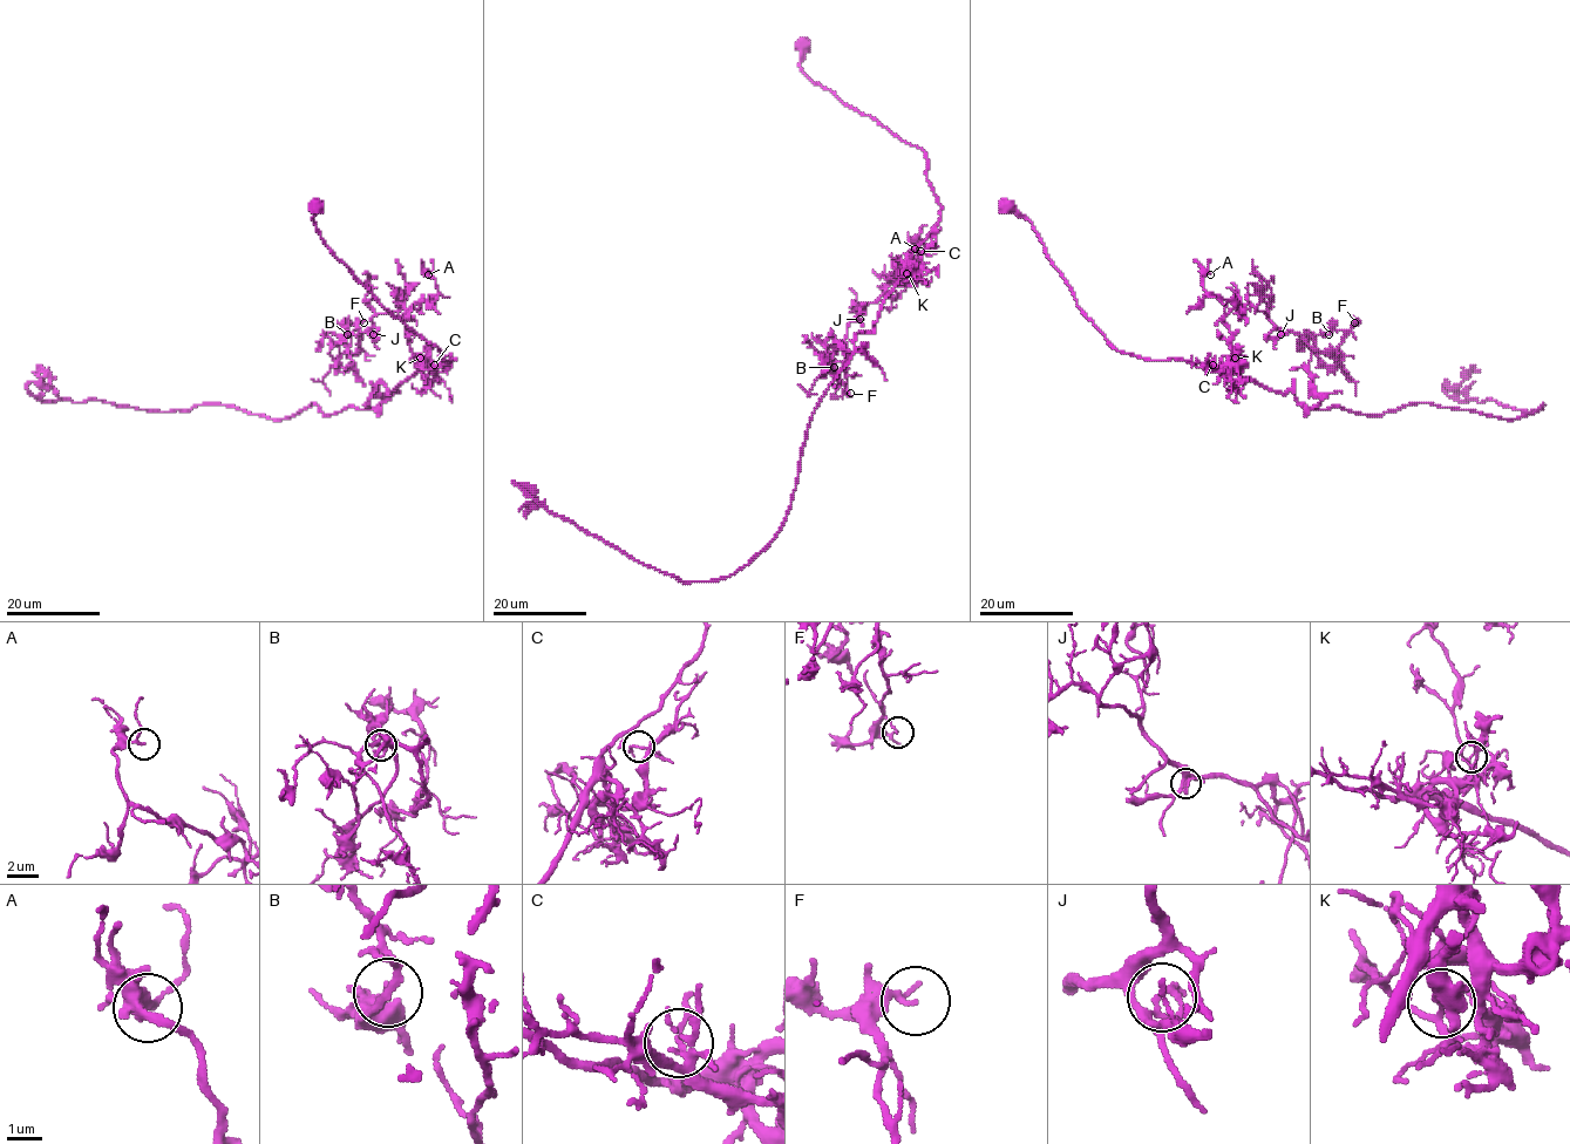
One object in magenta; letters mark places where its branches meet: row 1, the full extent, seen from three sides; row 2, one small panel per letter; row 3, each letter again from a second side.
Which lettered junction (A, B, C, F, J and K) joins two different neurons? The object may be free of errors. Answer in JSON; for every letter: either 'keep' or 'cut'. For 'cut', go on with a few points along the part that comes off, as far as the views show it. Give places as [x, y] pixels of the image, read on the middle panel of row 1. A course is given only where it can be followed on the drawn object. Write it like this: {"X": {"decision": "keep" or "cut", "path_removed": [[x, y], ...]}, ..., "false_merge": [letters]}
{"A": {"decision": "keep"}, "B": {"decision": "keep"}, "C": {"decision": "keep"}, "F": {"decision": "keep"}, "J": {"decision": "keep"}, "K": {"decision": "cut", "path_removed": [[908, 274], [892, 263], [897, 272], [888, 290], [858, 308], [838, 352], [810, 388], [817, 394]]}, "false_merge": ["K"]}

